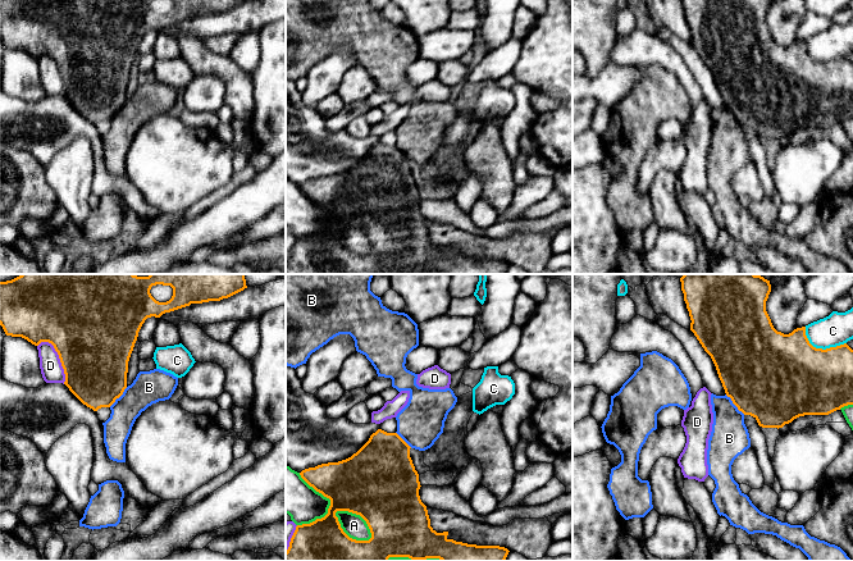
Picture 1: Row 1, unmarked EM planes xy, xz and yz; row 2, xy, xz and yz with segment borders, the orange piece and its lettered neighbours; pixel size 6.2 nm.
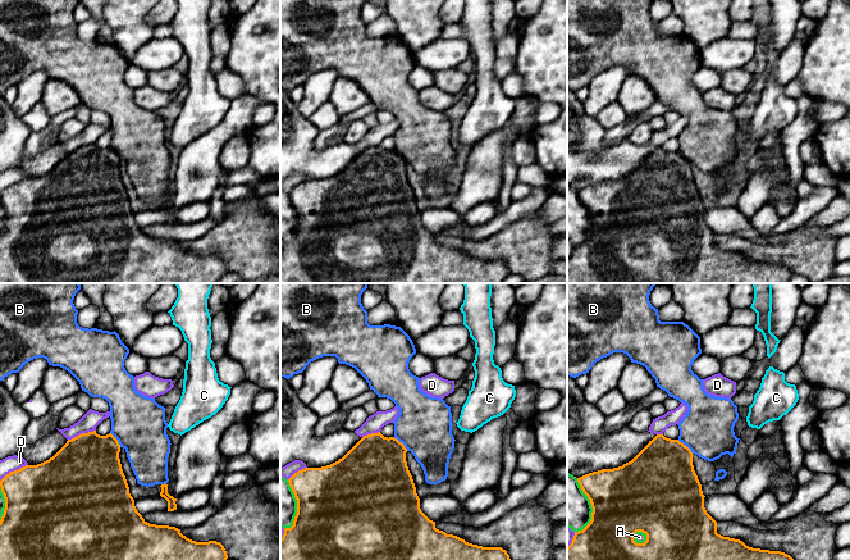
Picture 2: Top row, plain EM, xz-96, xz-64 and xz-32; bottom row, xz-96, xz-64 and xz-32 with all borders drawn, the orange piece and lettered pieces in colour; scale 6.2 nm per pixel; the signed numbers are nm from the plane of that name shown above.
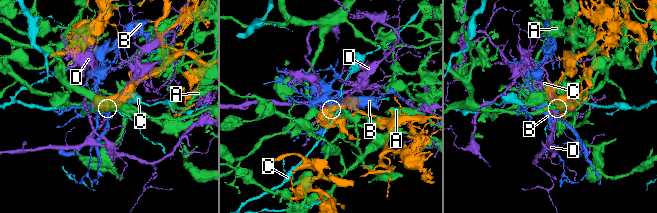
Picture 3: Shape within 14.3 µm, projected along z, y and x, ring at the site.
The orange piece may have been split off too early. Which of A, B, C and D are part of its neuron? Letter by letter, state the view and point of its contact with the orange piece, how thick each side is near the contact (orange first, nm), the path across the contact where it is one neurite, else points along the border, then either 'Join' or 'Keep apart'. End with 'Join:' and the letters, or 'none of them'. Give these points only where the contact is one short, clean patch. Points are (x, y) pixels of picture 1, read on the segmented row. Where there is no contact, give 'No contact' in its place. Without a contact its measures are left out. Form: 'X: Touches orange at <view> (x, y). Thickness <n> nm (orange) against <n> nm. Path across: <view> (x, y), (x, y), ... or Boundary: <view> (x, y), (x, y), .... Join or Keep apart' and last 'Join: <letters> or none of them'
A: Touches orange at xz (357, 514). Thickness 480 nm (orange) against 150 nm. Keep apart
B: Touches orange at yz (734, 404). Thickness 500 nm (orange) against 240 nm. Join
C: Touches orange at yz (820, 349). Thickness 480 nm (orange) against 200 nm. Keep apart
D: Touches orange at xy (59, 357). Thickness 500 nm (orange) against 140 nm. Keep apart
Join: B

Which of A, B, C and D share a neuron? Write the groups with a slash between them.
A / B / C / D

